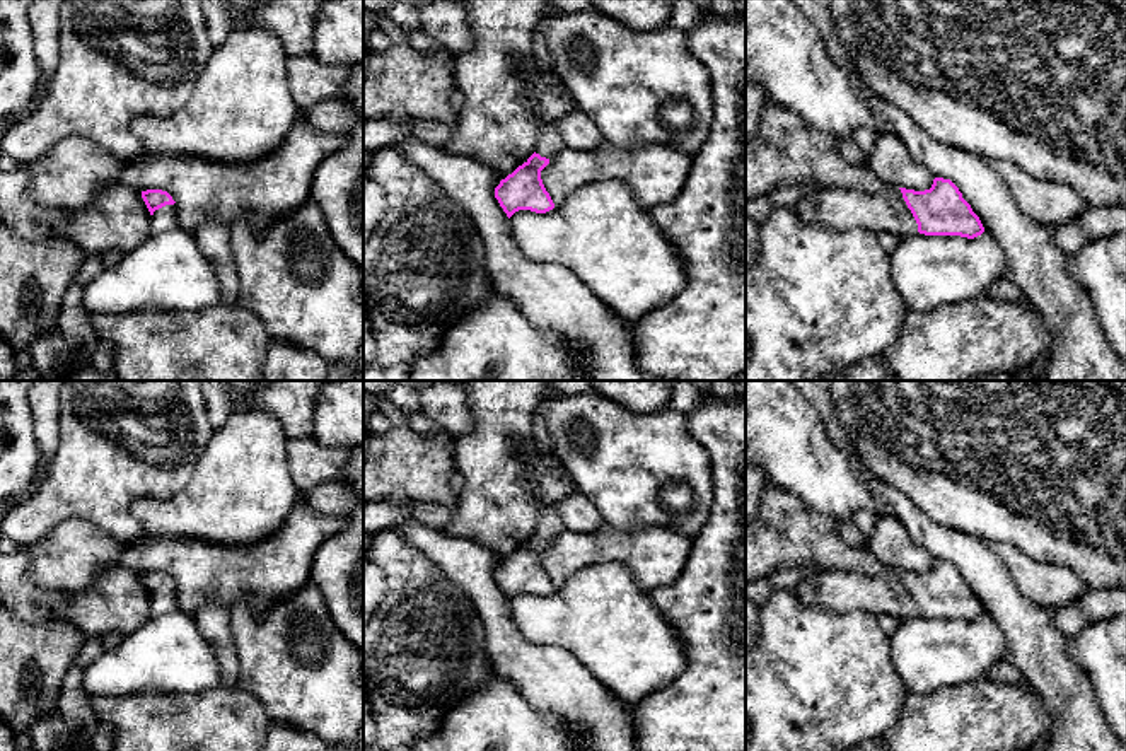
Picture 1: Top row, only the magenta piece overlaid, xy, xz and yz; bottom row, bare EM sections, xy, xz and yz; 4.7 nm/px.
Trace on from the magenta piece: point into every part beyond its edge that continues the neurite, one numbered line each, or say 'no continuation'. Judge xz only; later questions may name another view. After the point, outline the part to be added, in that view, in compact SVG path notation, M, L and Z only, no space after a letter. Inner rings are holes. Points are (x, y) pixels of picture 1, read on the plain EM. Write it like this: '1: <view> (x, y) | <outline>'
1: xz (548, 485) | M532 445L525 447L522 456L529 464L527 486L541 505L534 534L551 541L565 529L556 507L575 492L575 485L554 468L558 457L553 451L546 454L539 445Z

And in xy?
1: xy (164, 601) | M165 587L154 594L150 601L150 616L162 616L179 609L177 587Z

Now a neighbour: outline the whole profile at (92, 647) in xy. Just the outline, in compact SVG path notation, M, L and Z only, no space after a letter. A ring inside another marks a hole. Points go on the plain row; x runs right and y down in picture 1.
M87 637L75 659L75 666L85 671L92 662L96 662L101 657L102 652L104 652L102 638Z

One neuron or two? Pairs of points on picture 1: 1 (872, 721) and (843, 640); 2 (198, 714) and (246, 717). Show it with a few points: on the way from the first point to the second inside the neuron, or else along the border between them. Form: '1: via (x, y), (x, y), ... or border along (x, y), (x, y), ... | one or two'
1: via (859, 700), (845, 683), (843, 661) | one
2: via (210, 717), (234, 717) | one

